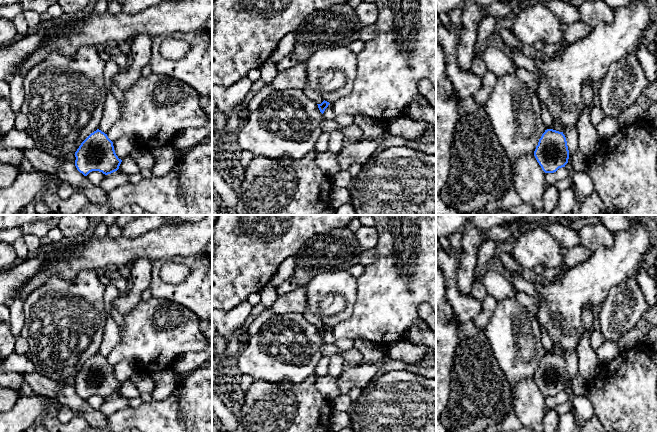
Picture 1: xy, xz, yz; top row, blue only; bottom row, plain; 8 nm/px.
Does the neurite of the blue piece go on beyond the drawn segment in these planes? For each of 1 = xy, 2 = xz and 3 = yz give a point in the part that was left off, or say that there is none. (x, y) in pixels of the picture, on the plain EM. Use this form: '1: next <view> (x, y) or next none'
1: next none
2: next none
3: next none

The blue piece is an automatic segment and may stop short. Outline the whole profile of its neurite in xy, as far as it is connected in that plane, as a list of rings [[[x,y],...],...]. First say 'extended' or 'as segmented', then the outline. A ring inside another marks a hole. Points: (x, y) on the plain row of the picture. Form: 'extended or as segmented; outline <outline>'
as segmented; outline [[[99,353],[81,367],[75,381],[75,390],[84,400],[92,395],[111,398],[119,393],[122,386],[115,377],[113,366]]]

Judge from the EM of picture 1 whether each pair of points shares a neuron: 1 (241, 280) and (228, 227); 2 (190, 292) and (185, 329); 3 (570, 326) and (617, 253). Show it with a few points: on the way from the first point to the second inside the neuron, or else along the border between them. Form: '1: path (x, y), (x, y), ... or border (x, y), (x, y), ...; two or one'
1: path (236, 267), (236, 240); one
2: border (166, 299), (184, 305), (200, 319); two
3: path (570, 308), (570, 302), (601, 271); one

